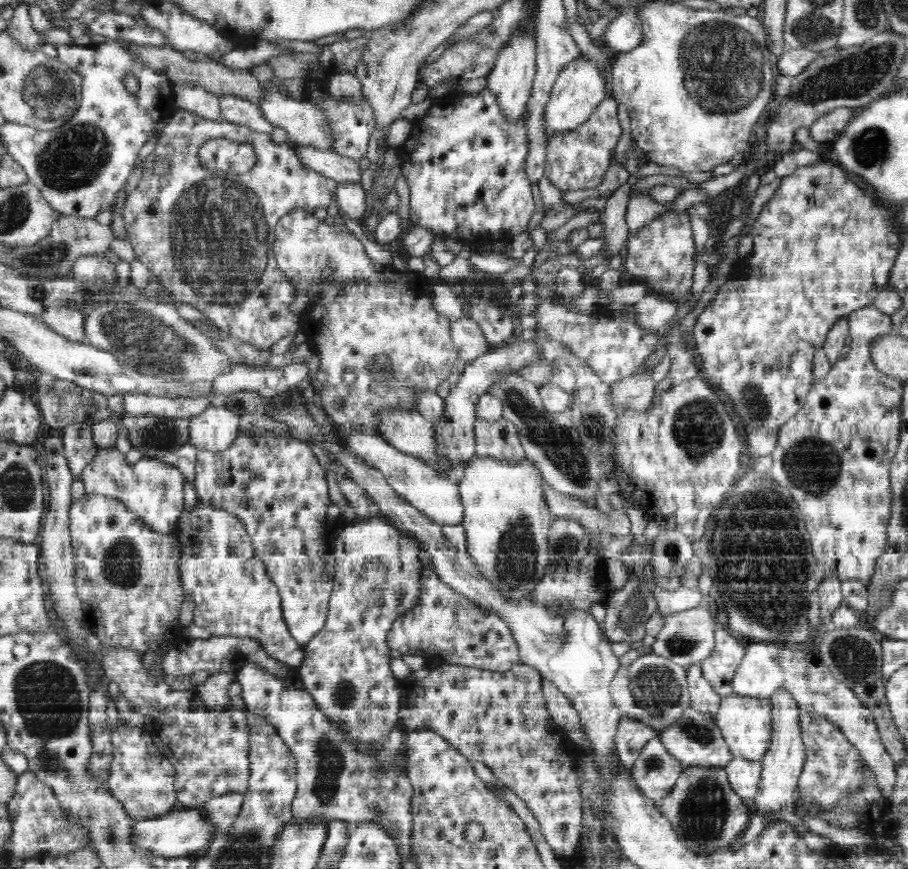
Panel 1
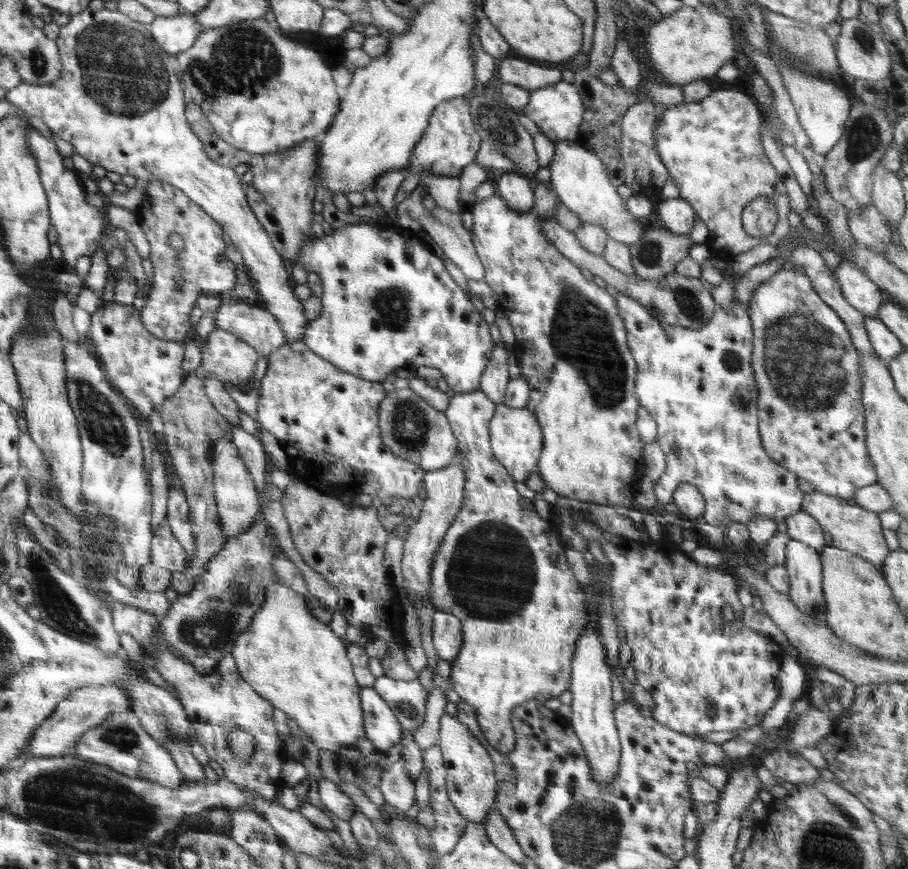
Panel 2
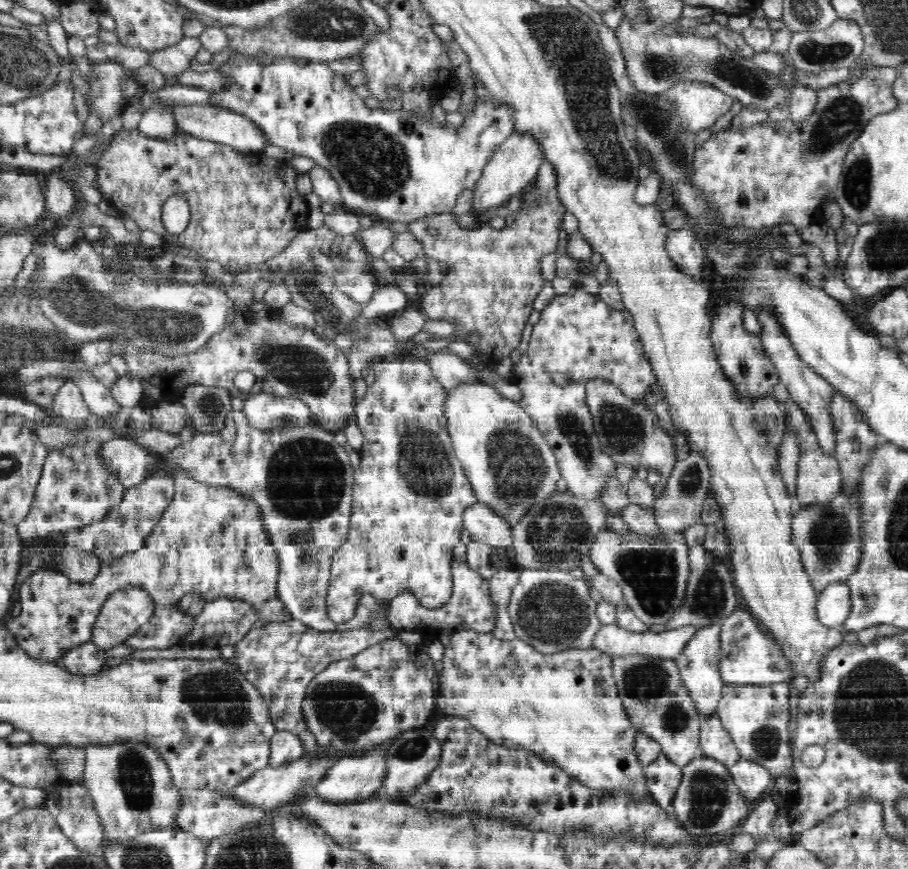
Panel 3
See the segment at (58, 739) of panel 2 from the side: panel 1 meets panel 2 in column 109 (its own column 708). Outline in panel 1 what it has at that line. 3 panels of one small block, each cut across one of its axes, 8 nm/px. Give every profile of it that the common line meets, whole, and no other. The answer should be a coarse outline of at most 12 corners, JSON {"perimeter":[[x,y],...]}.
{"perimeter":[[701,663],[685,670],[691,707],[715,719],[722,698]]}

